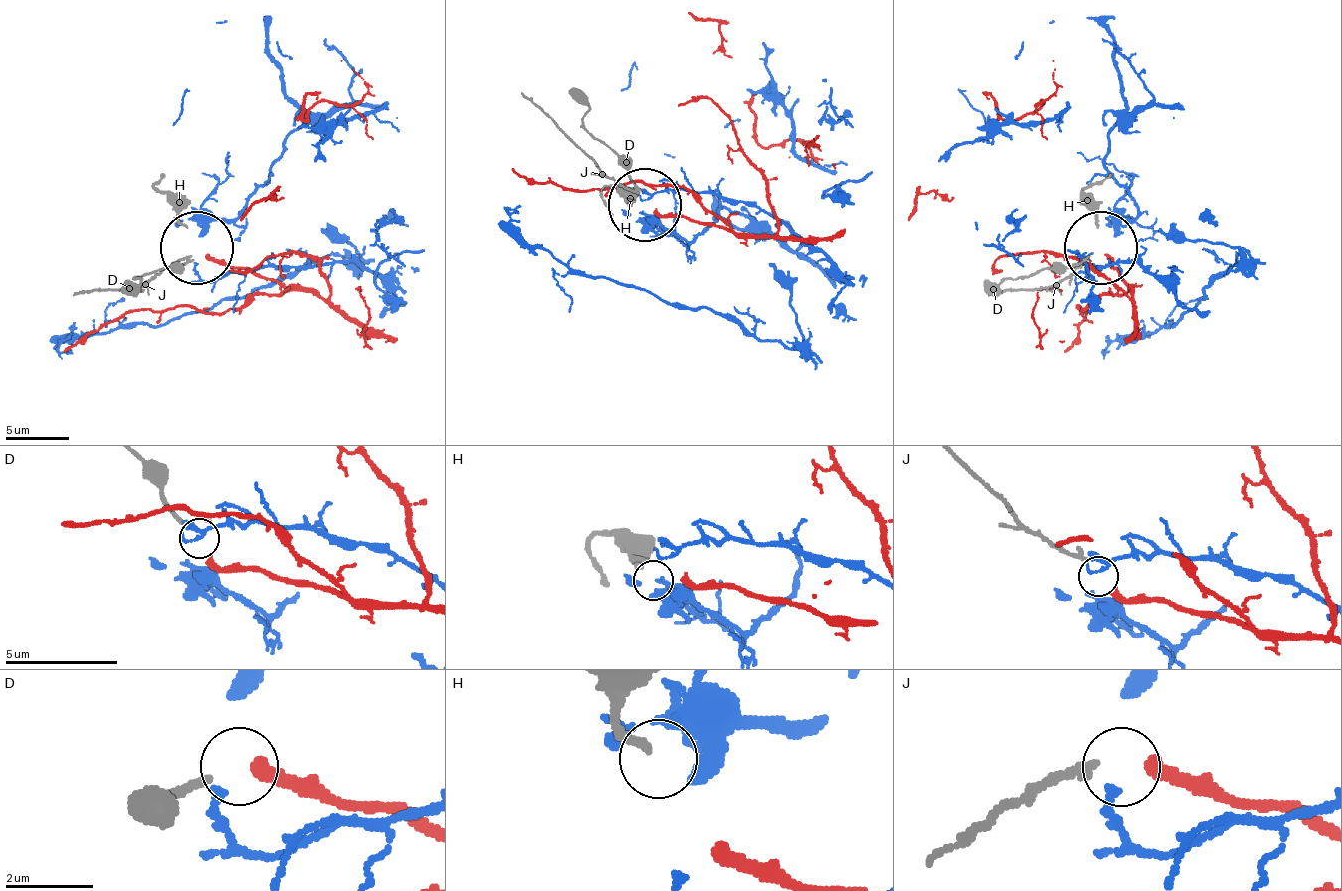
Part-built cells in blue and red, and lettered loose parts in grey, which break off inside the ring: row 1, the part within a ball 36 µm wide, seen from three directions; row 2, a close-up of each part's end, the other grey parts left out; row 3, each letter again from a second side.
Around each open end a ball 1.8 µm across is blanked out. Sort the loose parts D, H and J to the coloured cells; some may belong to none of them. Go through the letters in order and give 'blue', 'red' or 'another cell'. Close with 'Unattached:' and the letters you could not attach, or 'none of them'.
D: another cell
H: another cell
J: red
Unattached: D, H

